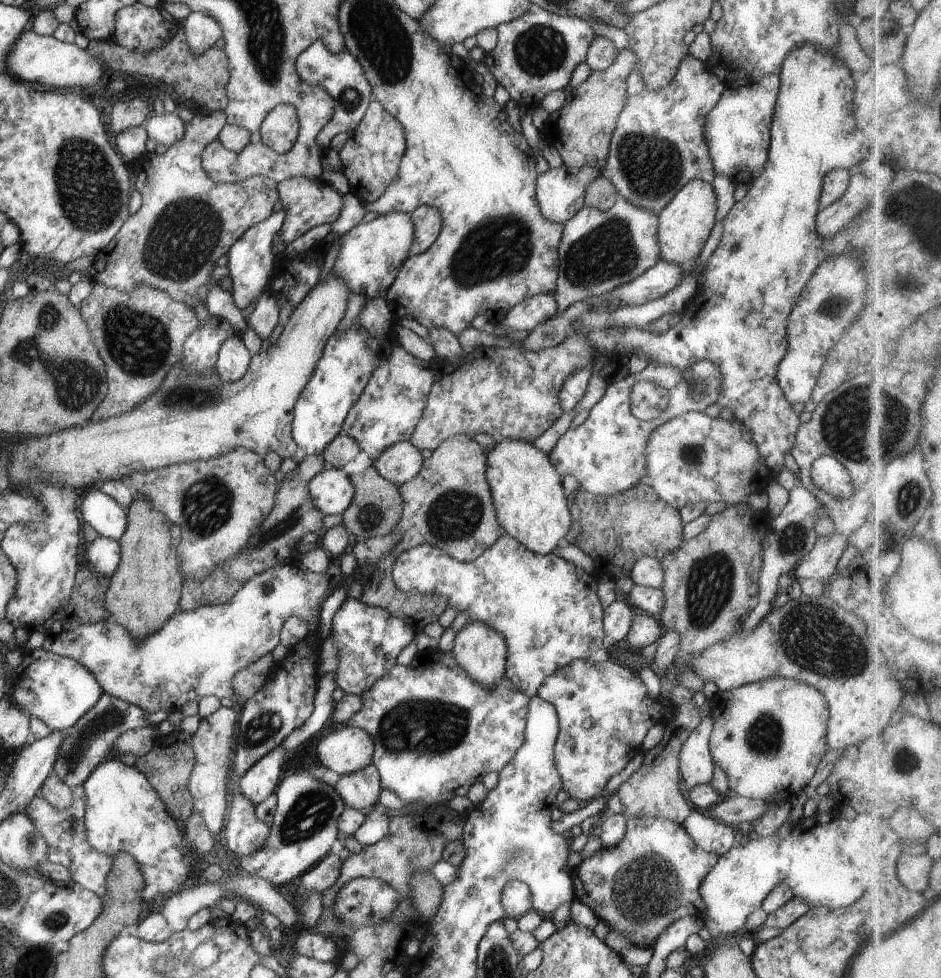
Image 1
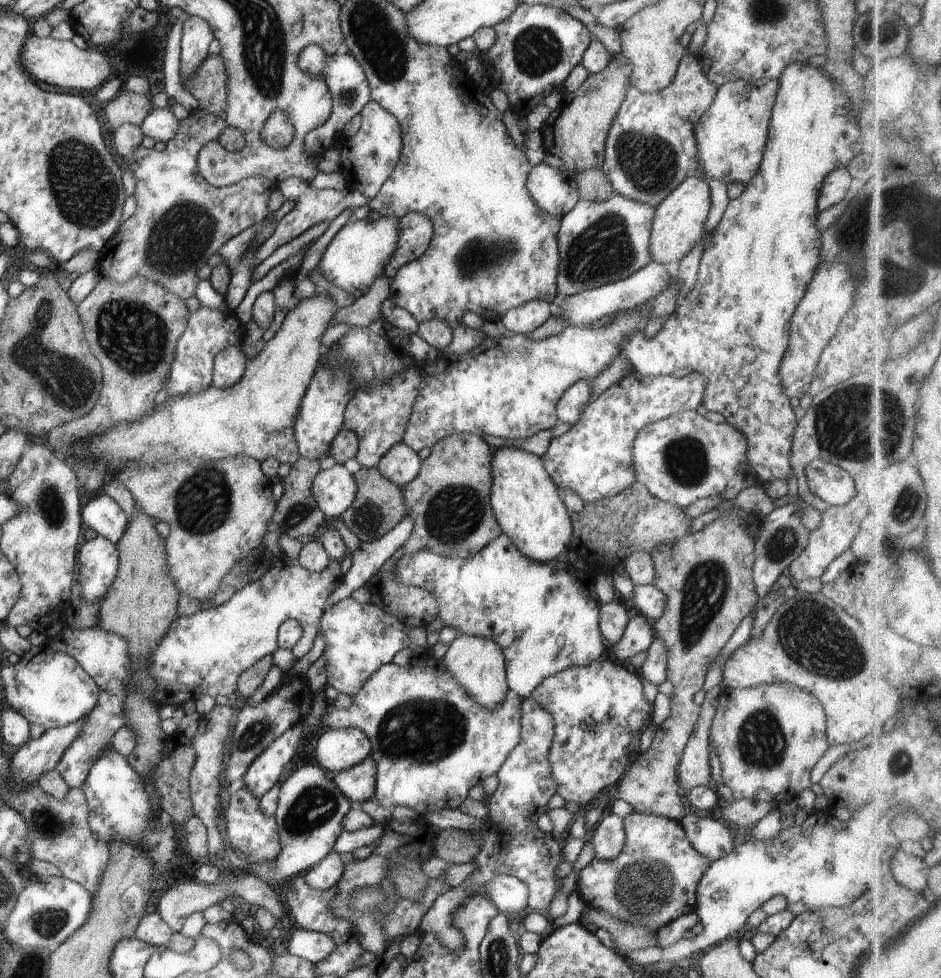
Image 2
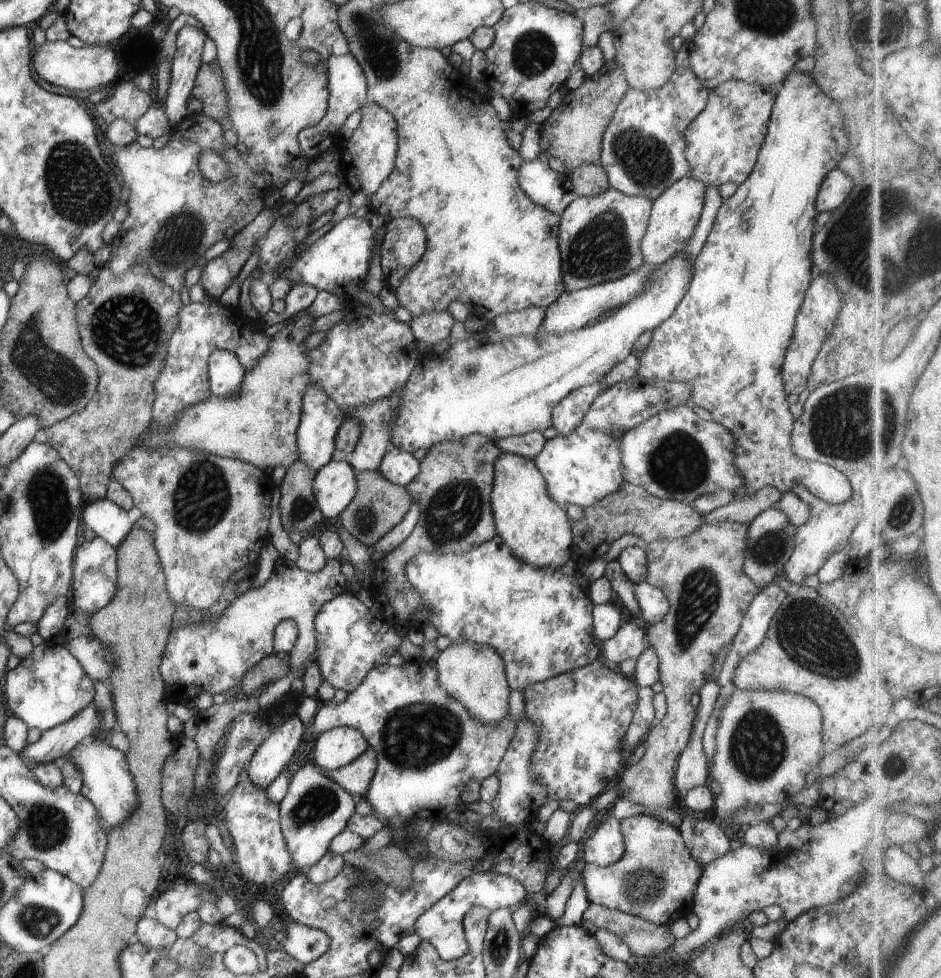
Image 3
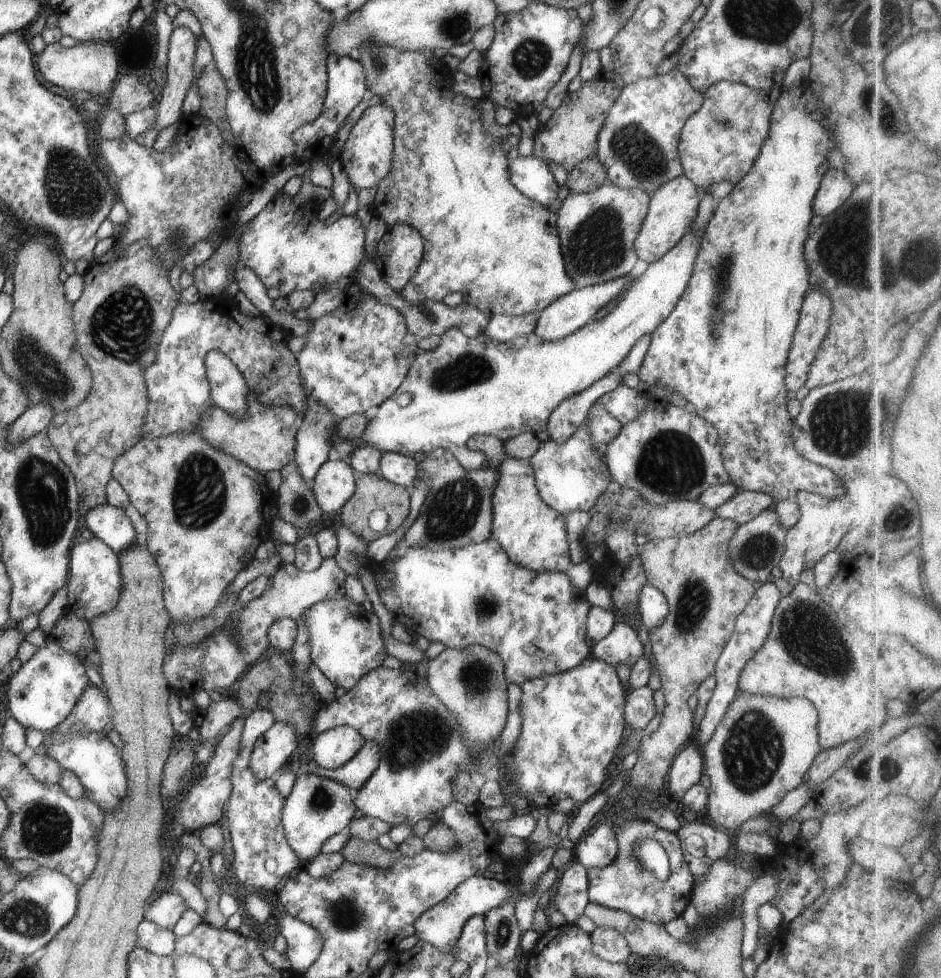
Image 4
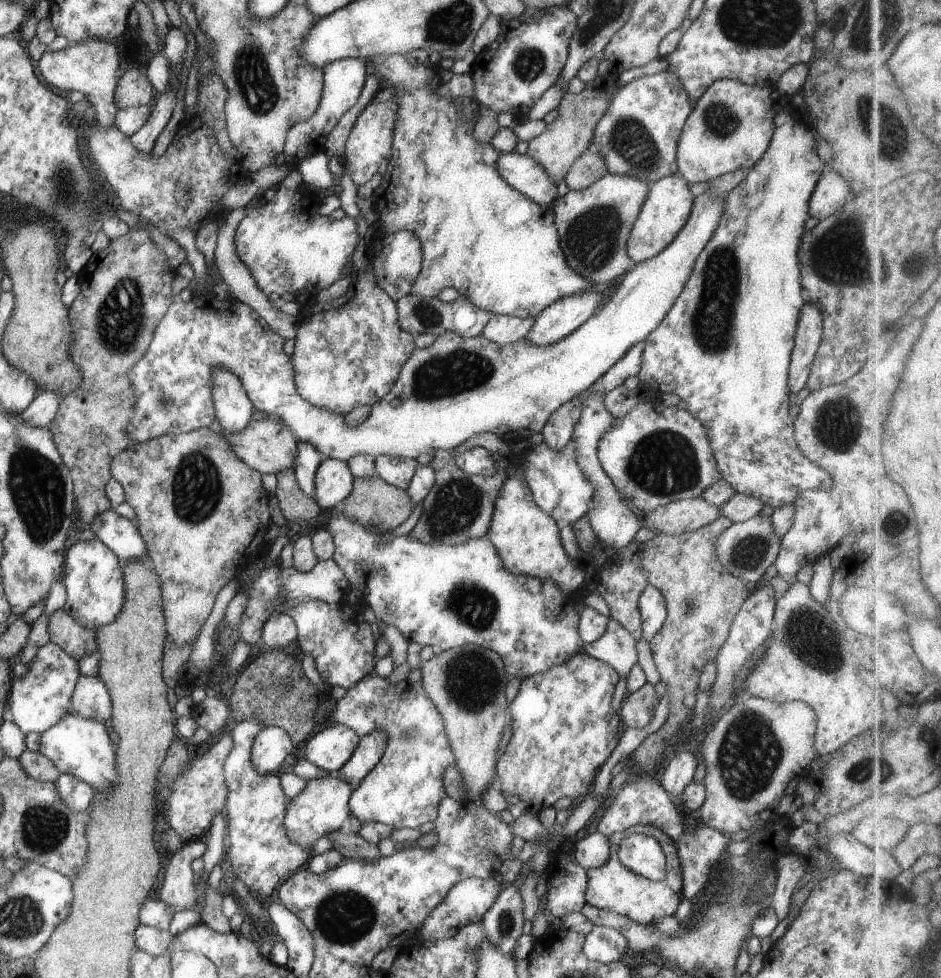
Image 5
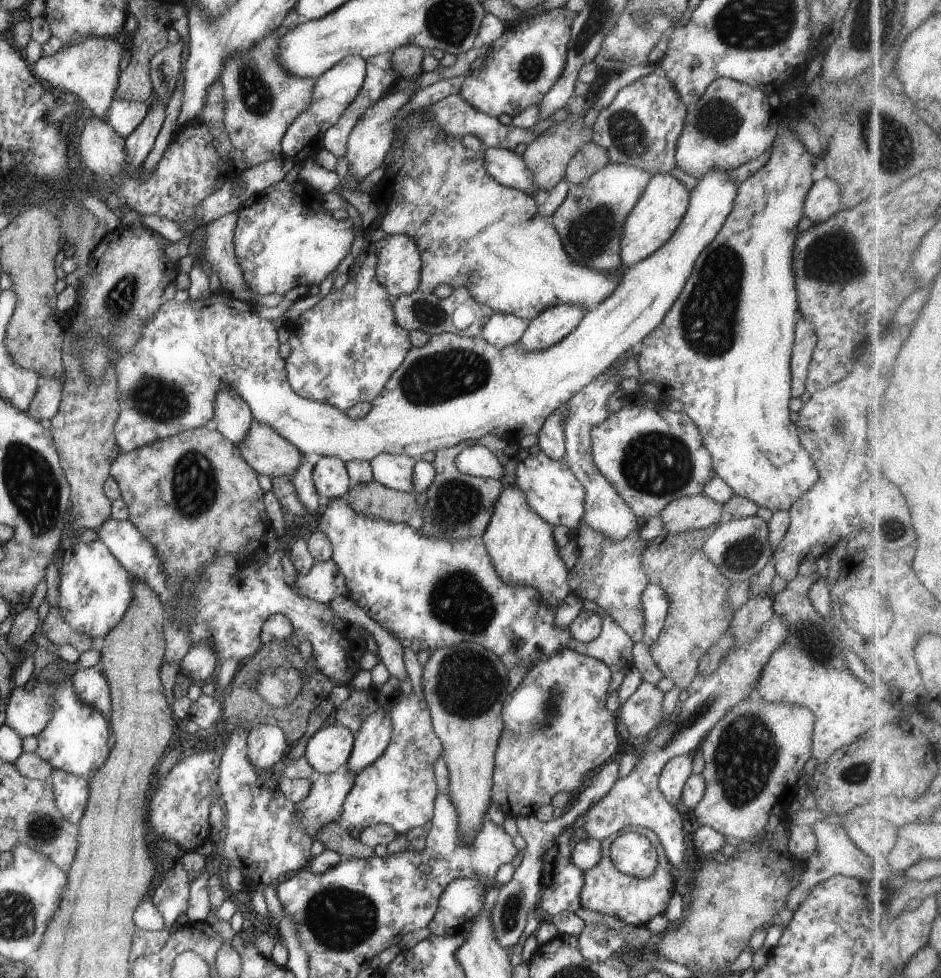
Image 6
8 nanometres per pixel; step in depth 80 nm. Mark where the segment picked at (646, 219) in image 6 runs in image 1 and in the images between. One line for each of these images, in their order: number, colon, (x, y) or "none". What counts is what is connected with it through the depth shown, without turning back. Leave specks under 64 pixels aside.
1: (686, 222)
2: (678, 224)
3: (674, 215)
4: (673, 207)
5: (667, 207)

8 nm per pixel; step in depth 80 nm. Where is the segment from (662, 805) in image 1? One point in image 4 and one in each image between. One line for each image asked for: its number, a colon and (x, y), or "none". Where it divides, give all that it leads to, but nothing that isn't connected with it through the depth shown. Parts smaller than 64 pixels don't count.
2: (707, 576)
3: (702, 575)
4: (705, 593)

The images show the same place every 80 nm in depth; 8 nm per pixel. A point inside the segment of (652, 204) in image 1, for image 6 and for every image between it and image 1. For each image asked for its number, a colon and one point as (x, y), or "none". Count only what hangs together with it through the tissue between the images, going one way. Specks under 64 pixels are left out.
2: (651, 147)
3: (643, 150)
4: (637, 144)
5: (637, 137)
6: (641, 126)

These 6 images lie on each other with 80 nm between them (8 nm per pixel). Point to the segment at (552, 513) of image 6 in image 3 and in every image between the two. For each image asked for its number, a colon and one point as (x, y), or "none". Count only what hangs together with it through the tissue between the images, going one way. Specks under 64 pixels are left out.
3: (581, 467)
4: (572, 475)
5: (559, 488)

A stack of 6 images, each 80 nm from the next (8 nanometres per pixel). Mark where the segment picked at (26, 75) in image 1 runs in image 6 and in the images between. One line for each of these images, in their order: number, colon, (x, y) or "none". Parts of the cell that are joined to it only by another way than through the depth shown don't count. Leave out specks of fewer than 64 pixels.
2: (61, 63)
3: (90, 67)
4: (93, 67)
5: (91, 66)
6: (90, 69)

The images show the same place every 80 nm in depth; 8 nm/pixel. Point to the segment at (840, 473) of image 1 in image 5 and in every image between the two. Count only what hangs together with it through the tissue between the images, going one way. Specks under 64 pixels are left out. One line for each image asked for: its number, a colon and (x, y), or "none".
2: (833, 484)
3: (728, 337)
4: (724, 346)
5: (724, 347)

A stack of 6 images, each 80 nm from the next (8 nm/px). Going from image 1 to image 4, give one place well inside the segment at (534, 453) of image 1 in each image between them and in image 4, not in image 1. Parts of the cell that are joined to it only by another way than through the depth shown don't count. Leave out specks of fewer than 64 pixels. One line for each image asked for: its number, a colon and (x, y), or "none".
2: (526, 501)
3: (537, 530)
4: (533, 534)

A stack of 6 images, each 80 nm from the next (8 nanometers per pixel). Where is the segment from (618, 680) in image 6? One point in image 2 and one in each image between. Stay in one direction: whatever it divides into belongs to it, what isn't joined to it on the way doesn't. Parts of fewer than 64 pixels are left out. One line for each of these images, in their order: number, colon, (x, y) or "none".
2: (639, 634)
3: (631, 640)
4: (622, 646)
5: (617, 647)

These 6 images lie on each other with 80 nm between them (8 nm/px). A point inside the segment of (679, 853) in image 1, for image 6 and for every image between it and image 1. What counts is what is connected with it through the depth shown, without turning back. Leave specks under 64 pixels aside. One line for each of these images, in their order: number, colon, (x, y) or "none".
2: (654, 879)
3: (656, 878)
4: (625, 885)
5: (614, 887)
6: (635, 901)

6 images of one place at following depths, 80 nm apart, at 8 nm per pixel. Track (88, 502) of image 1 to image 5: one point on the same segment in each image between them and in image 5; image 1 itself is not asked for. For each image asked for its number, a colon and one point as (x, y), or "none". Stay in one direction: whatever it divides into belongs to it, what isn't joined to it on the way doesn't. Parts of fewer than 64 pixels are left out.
2: (101, 513)
3: (105, 518)
4: (111, 525)
5: (119, 534)

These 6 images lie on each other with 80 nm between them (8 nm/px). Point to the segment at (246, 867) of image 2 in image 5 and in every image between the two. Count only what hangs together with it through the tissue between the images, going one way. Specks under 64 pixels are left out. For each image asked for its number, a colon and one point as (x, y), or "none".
3: (315, 809)
4: (317, 808)
5: (322, 807)

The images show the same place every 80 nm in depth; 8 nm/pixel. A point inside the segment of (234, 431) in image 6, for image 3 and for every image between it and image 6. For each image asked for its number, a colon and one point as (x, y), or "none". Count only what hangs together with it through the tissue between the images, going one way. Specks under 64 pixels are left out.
3: (225, 373)
4: (228, 388)
5: (233, 410)

